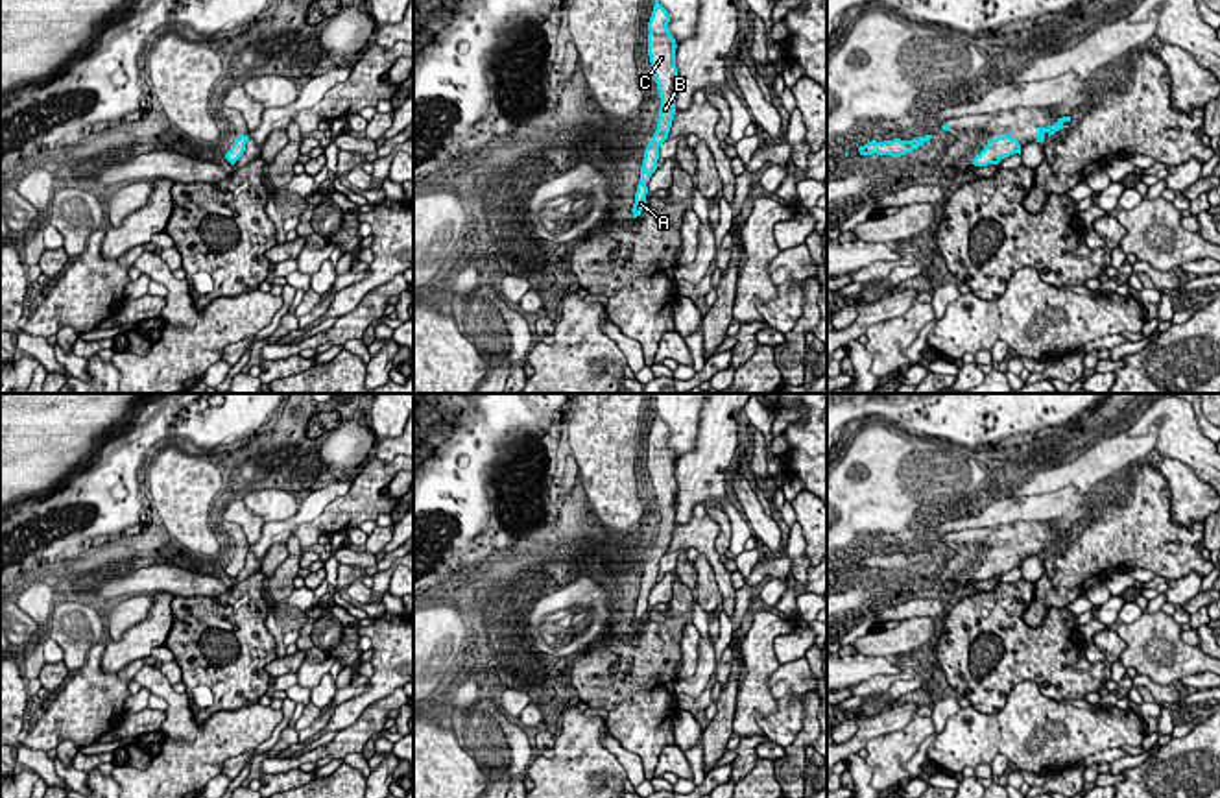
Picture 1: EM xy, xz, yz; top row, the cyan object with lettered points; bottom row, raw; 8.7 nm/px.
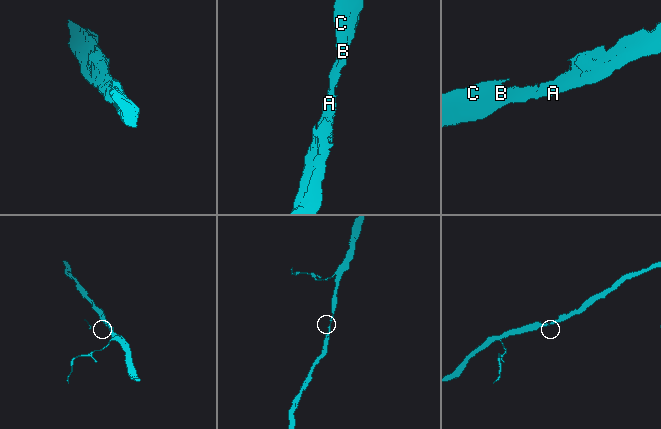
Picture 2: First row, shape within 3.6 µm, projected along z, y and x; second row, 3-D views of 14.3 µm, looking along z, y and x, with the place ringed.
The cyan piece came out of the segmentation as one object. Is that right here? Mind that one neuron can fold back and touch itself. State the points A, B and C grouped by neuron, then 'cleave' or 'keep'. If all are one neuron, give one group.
groups A B C; keep

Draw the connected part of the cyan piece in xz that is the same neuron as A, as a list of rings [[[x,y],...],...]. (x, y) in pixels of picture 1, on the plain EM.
[[[655,412],[653,425],[648,436],[648,469],[655,490],[661,521],[657,543],[644,563],[640,593],[635,606],[633,632],[640,630],[646,621],[646,608],[652,587],[657,584],[659,562],[668,552],[676,528],[677,512],[677,480],[676,480],[676,453],[668,445],[670,429]]]

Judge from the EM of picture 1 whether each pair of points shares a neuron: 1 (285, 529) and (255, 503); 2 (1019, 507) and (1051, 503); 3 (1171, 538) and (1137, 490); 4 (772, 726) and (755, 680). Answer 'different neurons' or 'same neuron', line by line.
1: different neurons
2: same neuron
3: same neuron
4: different neurons

